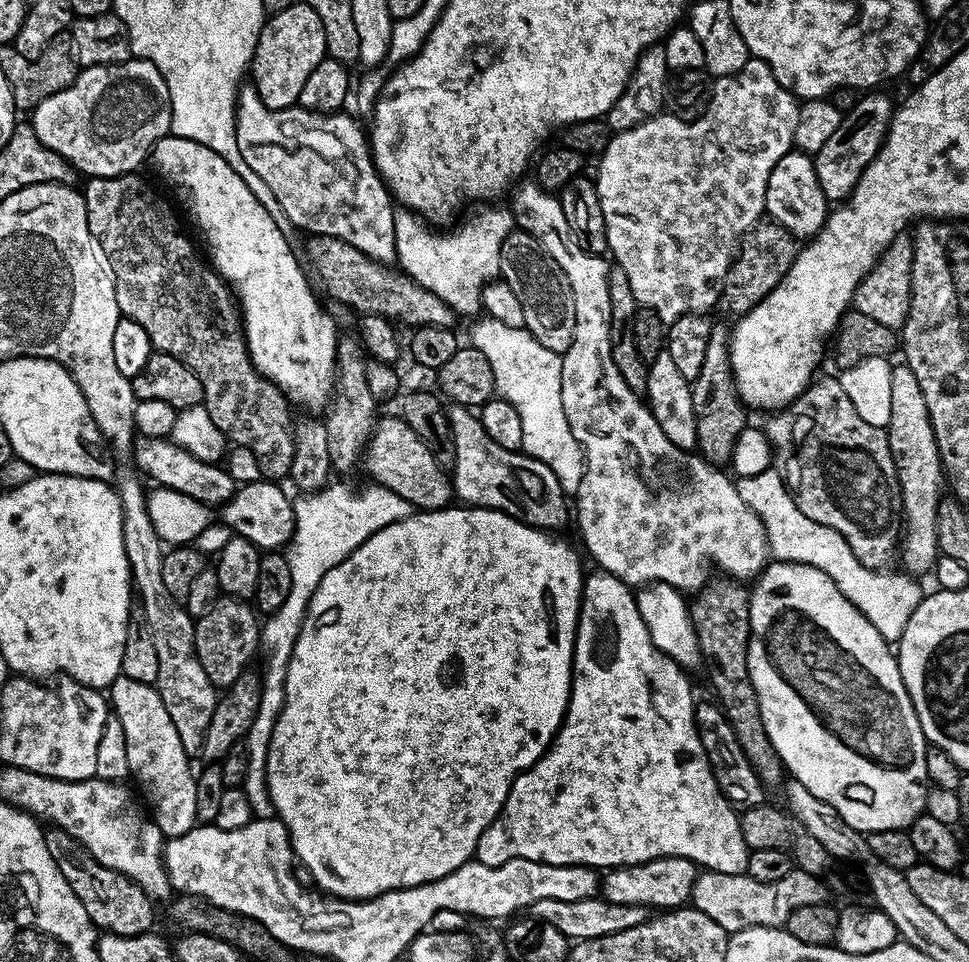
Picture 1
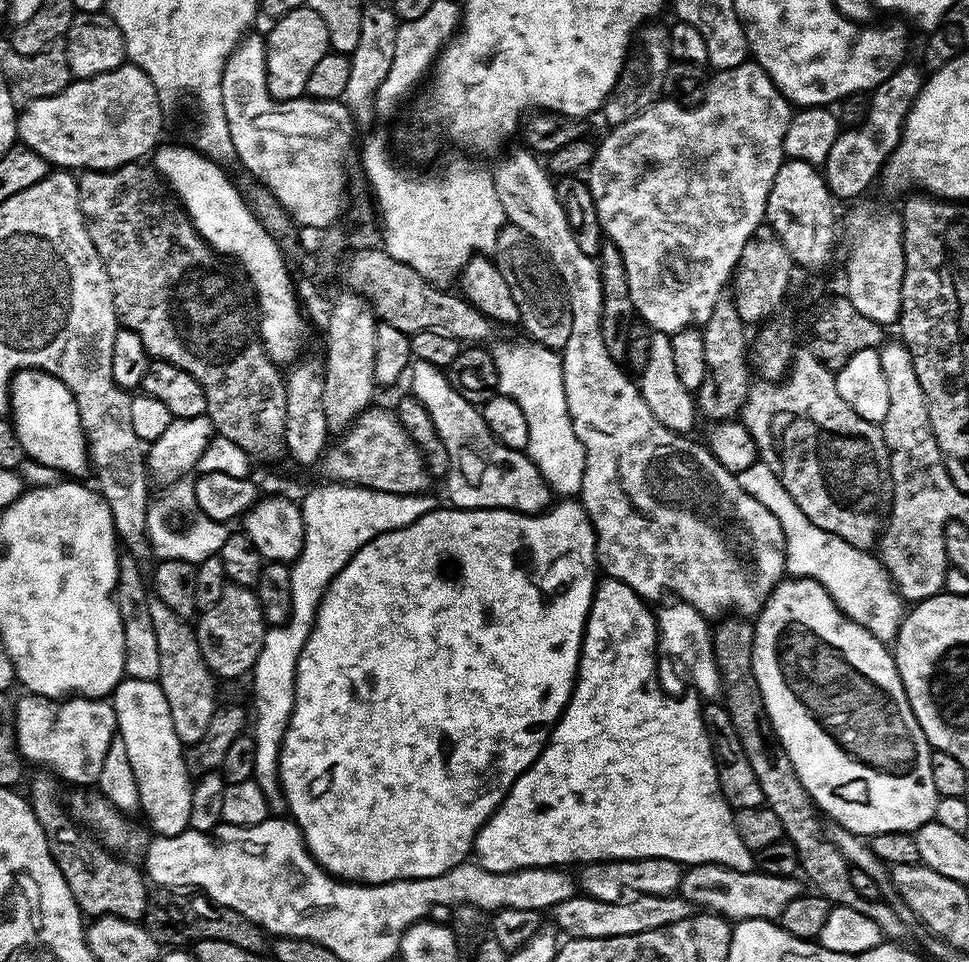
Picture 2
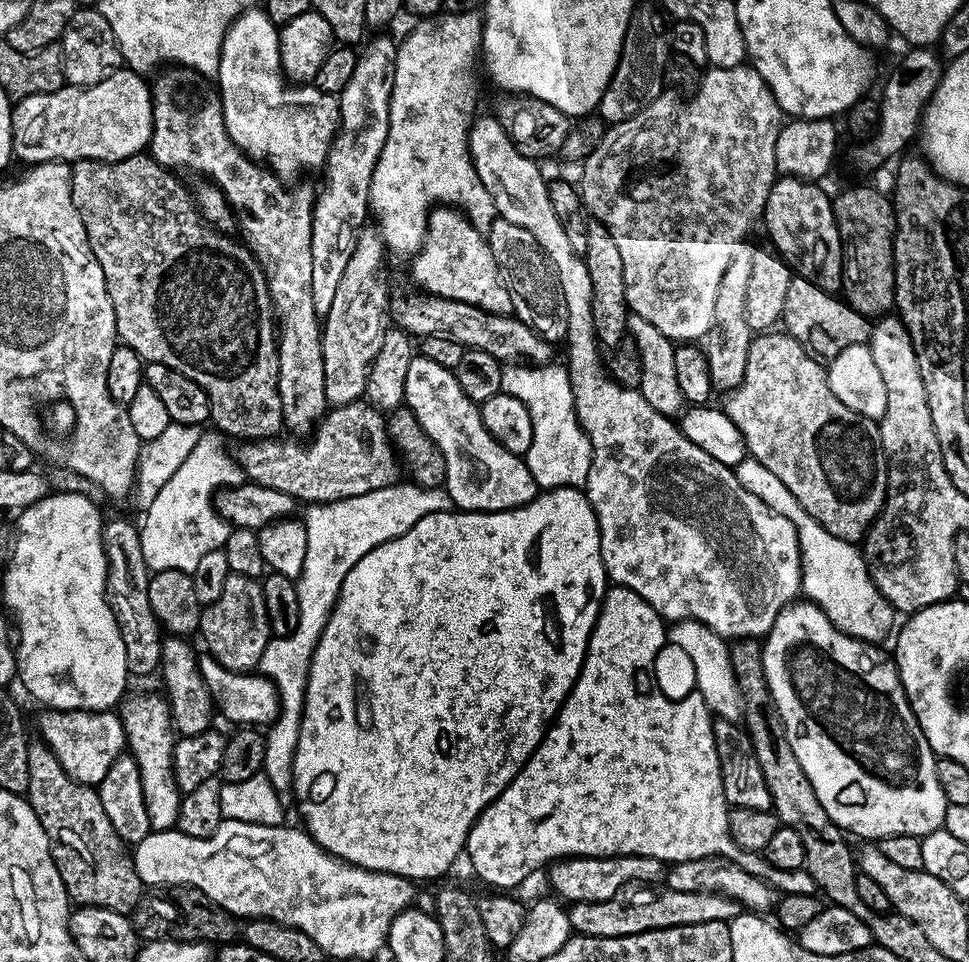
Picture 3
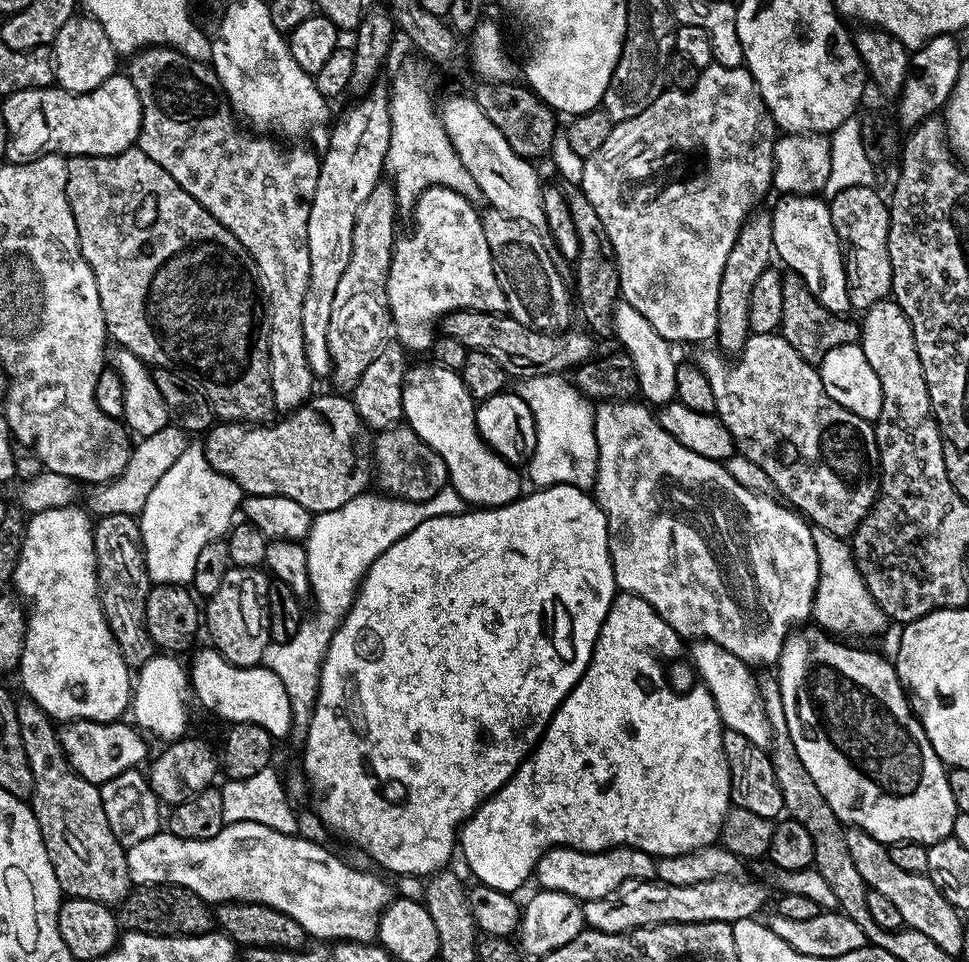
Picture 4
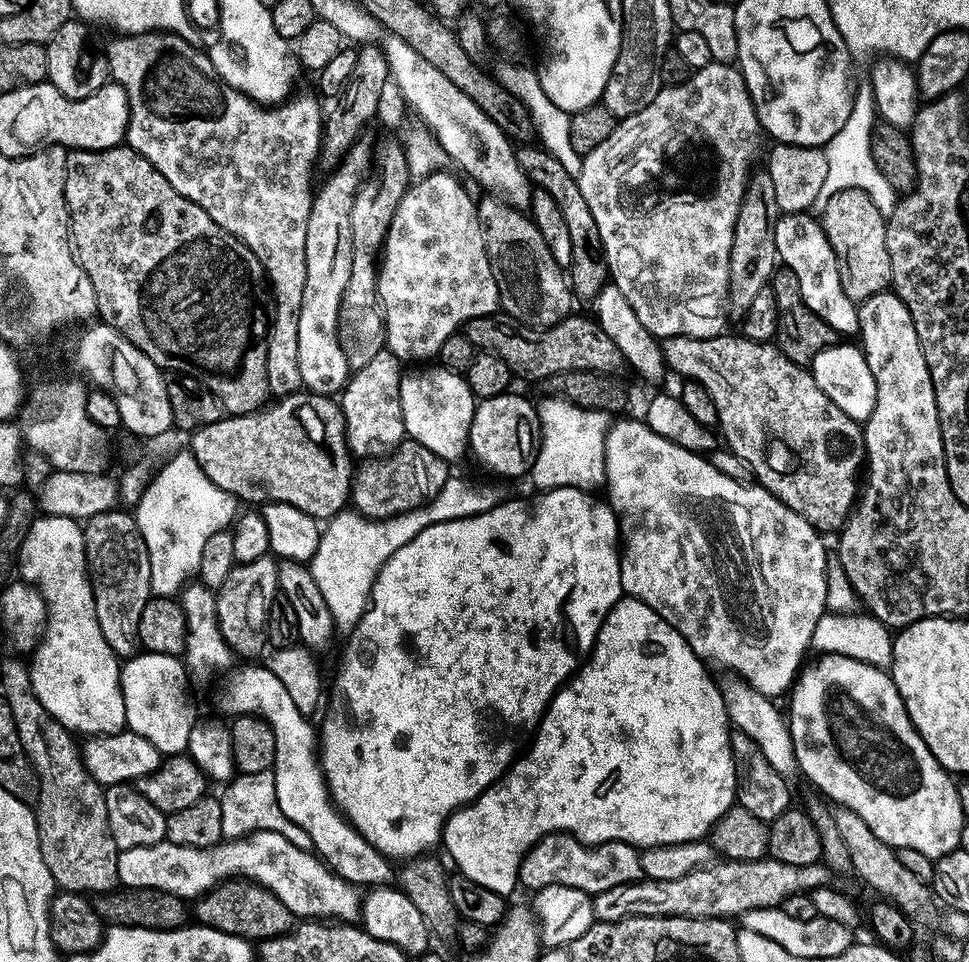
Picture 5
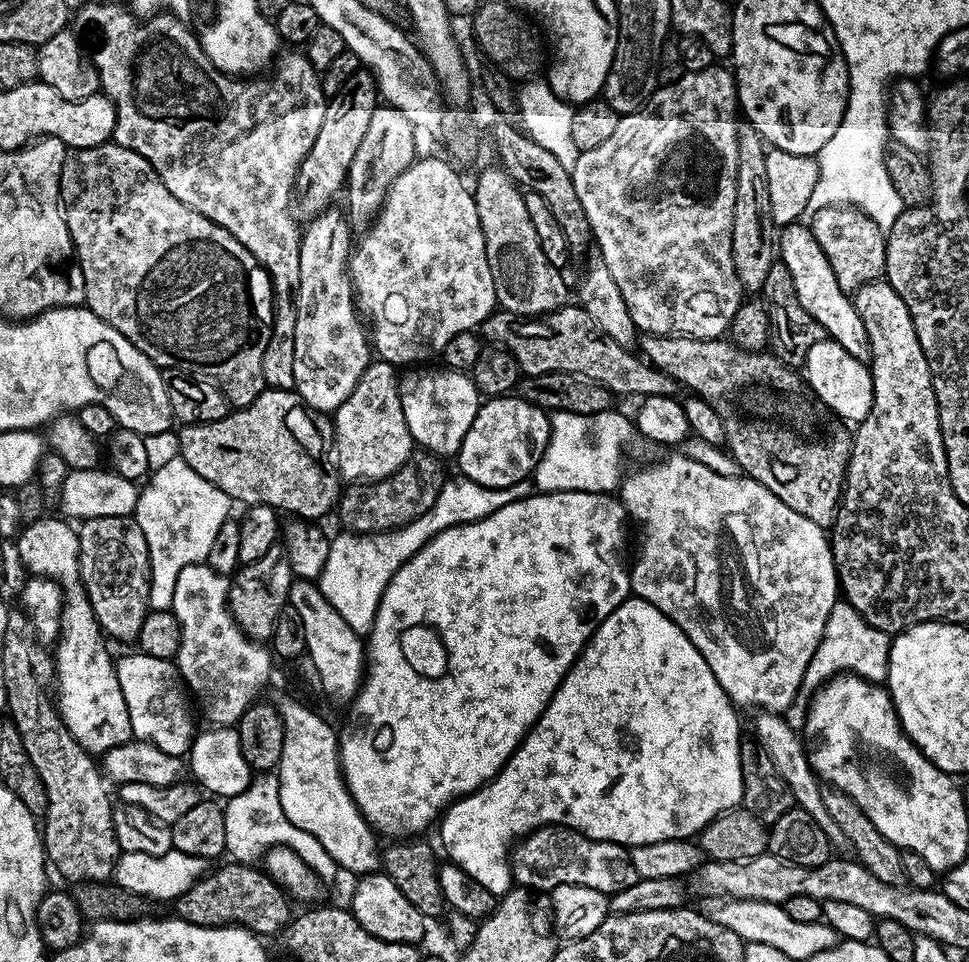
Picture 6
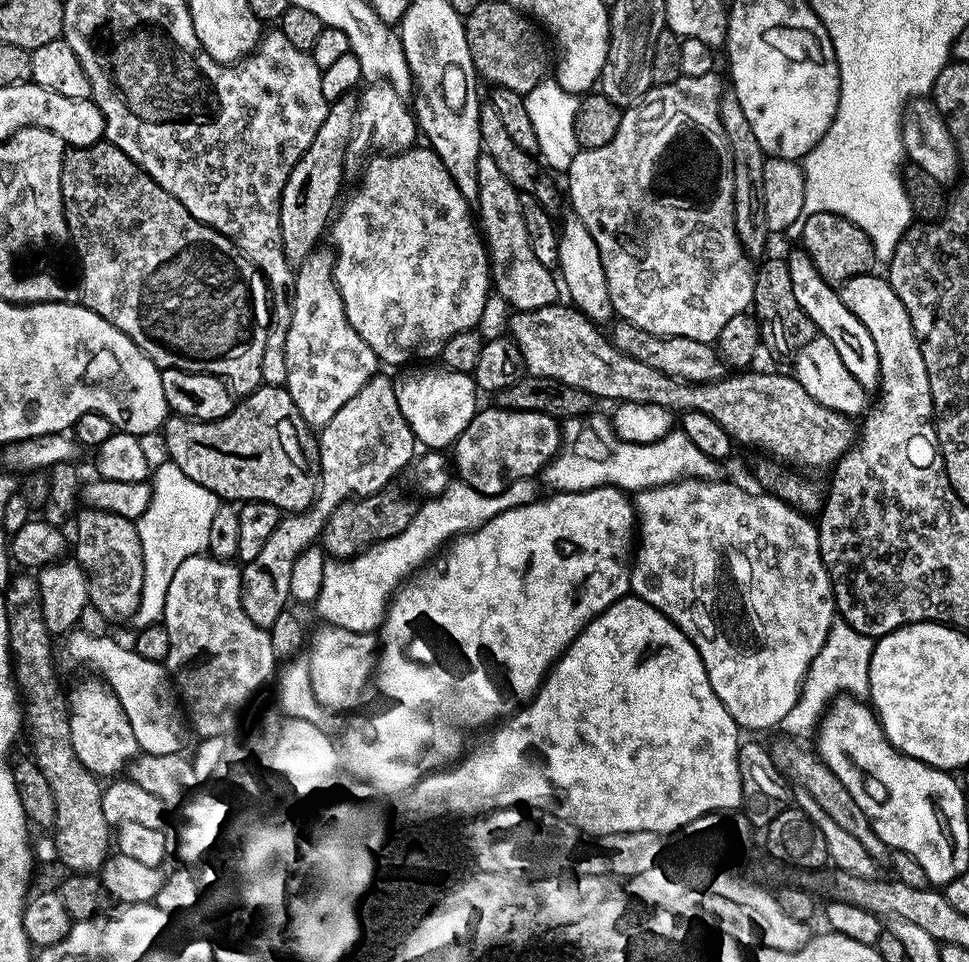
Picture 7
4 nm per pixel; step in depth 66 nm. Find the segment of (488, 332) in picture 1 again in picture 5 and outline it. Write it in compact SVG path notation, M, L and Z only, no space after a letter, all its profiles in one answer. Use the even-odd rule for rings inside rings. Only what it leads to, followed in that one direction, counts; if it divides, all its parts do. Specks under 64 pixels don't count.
M544 396L541 401L536 404L536 416L540 420L540 443L536 449L530 480L533 480L540 490L581 488L583 492L592 492L596 480L598 484L597 473L596 476L592 473L592 447L595 444L597 447L598 444L598 413L574 406L560 396Z

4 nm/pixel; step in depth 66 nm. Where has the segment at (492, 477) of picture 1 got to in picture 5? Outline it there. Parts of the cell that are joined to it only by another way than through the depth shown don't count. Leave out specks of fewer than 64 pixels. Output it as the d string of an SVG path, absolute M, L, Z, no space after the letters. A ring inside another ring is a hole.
M416 366L413 372L405 371L400 378L400 401L404 431L413 440L417 440L426 450L434 450L442 459L455 462L460 455L468 452L470 422L476 413L477 399L472 395L467 379L461 373L451 372L439 366Z

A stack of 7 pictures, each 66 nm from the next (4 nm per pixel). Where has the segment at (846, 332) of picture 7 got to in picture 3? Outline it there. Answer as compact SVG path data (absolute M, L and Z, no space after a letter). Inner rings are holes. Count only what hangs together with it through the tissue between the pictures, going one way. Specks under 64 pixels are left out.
M780 176L768 195L762 225L772 239L771 247L784 257L793 273L806 277L822 290L836 294L841 291L844 279L844 251L832 200L820 187L816 182Z

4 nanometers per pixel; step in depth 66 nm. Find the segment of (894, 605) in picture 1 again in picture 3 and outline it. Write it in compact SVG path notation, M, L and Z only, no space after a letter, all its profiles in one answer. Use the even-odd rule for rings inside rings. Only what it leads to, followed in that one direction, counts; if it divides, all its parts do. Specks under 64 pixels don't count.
M745 456L734 471L738 482L742 482L742 486L750 490L750 494L762 498L762 502L766 502L770 510L782 514L782 518L790 518L790 522L794 522L794 530L800 543L800 583L803 595L811 603L818 605L834 627L847 636L866 640L874 645L879 645L880 640L886 639L888 631L890 636L893 631L894 609L874 586L863 551L855 543L830 534L830 530L826 530L814 517L806 514L798 498L794 498L794 494L790 494L790 490L782 486L781 480L775 474L770 474L770 470L766 470L766 466L762 466L762 462L758 462L753 456Z

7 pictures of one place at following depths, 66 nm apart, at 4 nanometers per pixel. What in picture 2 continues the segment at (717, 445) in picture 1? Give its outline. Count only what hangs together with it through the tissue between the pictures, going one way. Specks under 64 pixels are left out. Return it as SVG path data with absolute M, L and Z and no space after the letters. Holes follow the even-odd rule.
M725 294L714 302L714 311L702 325L702 342L706 353L706 378L694 394L699 415L708 422L735 420L743 413L748 397L750 379L750 332L738 314L738 306L731 295Z

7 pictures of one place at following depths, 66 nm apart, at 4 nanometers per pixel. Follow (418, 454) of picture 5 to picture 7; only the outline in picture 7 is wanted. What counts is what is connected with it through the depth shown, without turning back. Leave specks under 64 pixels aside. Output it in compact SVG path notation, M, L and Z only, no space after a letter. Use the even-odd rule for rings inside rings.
M385 490L375 492L373 496L343 500L324 523L322 533L324 552L332 558L356 556L372 544L382 542L386 538L394 538L394 534L402 534L402 530L410 526L418 504L417 501L407 500L402 493L392 491Z

